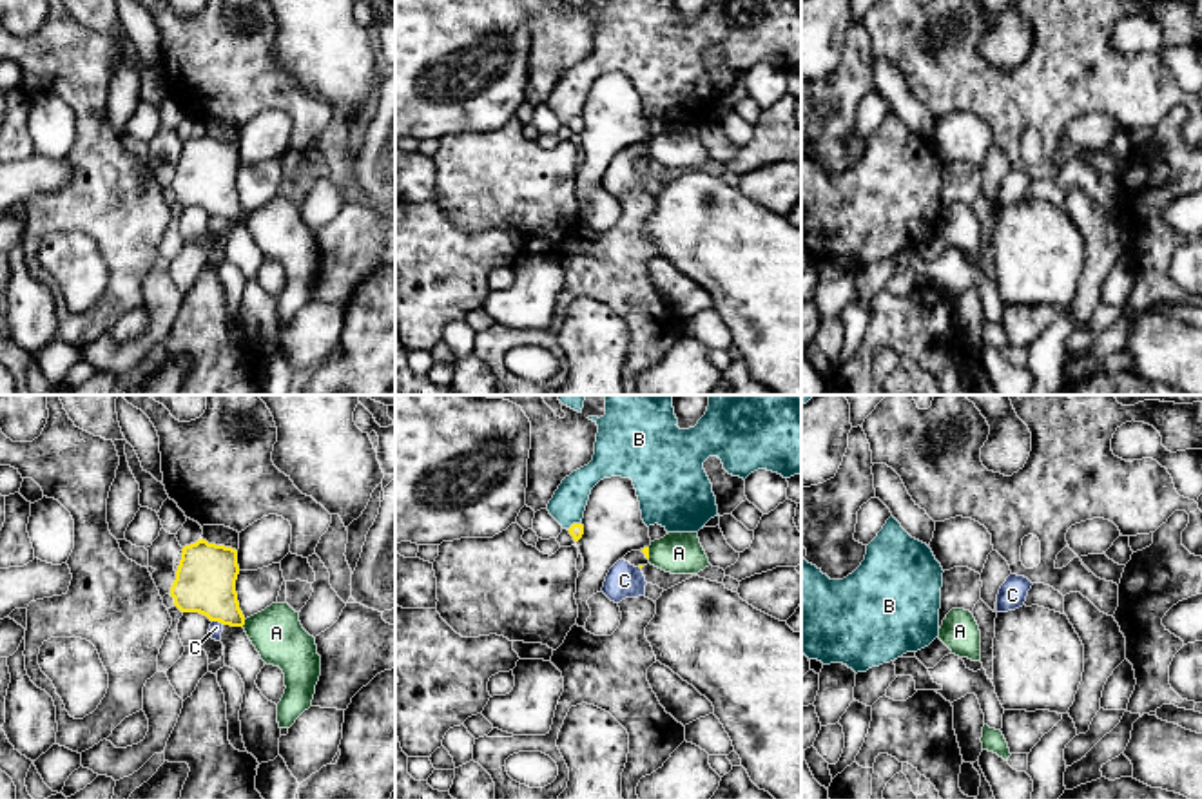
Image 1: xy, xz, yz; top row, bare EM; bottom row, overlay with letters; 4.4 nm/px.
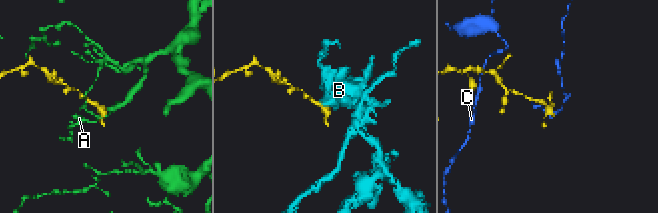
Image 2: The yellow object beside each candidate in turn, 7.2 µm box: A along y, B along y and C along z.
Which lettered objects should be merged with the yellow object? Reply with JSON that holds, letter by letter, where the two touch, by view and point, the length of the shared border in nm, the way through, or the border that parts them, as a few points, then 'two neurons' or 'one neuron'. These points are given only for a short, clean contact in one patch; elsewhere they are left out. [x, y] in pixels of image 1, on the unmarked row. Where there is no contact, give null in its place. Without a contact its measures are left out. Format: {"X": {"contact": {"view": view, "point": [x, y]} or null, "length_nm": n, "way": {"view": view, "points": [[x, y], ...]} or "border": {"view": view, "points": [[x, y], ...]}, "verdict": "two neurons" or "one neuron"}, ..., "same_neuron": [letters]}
{"A": {"contact": {"view": "xy", "point": [243, 218]}, "length_nm": 40, "way": {"view": "xy", "points": [[205, 176], [243, 218], [276, 227]]}, "verdict": "one neuron"}, "B": {"contact": {"view": "xz", "point": [573, 118]}, "length_nm": 70, "verdict": "two neurons"}, "C": {"contact": {"view": "xy", "point": [218, 214]}, "length_nm": 60, "border": {"view": "xy", "points": [[213, 214], [223, 218]]}, "verdict": "two neurons"}, "same_neuron": ["A"]}

